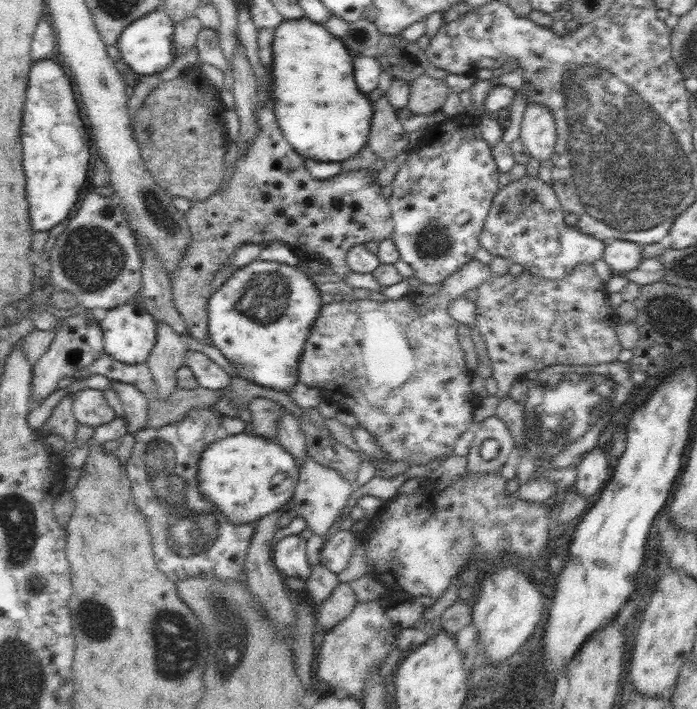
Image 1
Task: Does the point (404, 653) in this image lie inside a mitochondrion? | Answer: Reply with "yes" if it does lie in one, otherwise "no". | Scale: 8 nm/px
no

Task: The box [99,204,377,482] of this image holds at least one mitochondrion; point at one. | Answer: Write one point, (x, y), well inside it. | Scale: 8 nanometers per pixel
(265, 297)

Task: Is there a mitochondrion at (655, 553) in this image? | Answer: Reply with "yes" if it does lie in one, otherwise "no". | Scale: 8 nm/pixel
no

